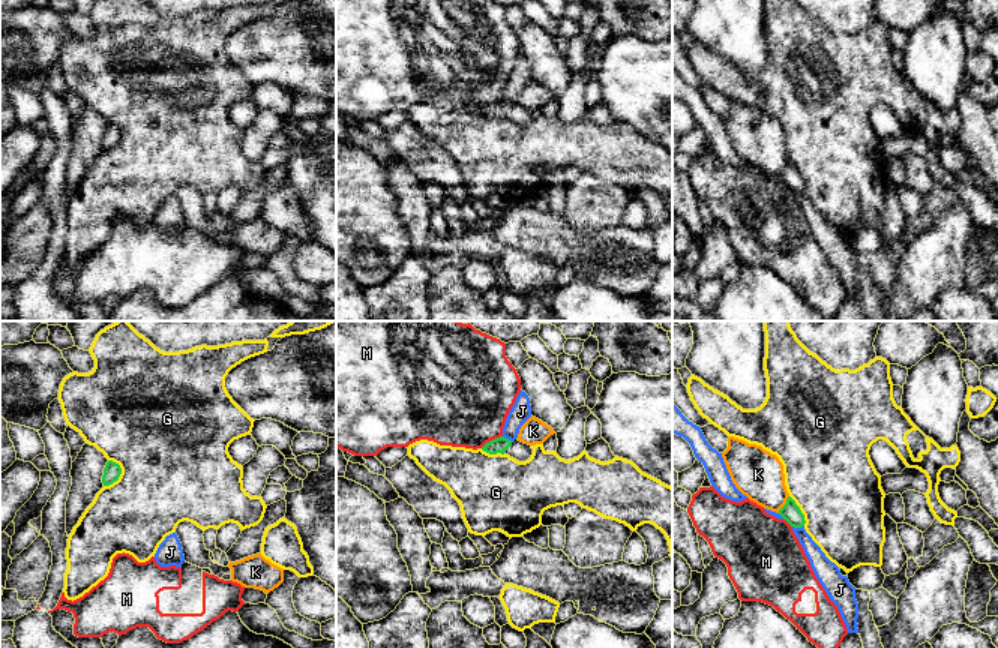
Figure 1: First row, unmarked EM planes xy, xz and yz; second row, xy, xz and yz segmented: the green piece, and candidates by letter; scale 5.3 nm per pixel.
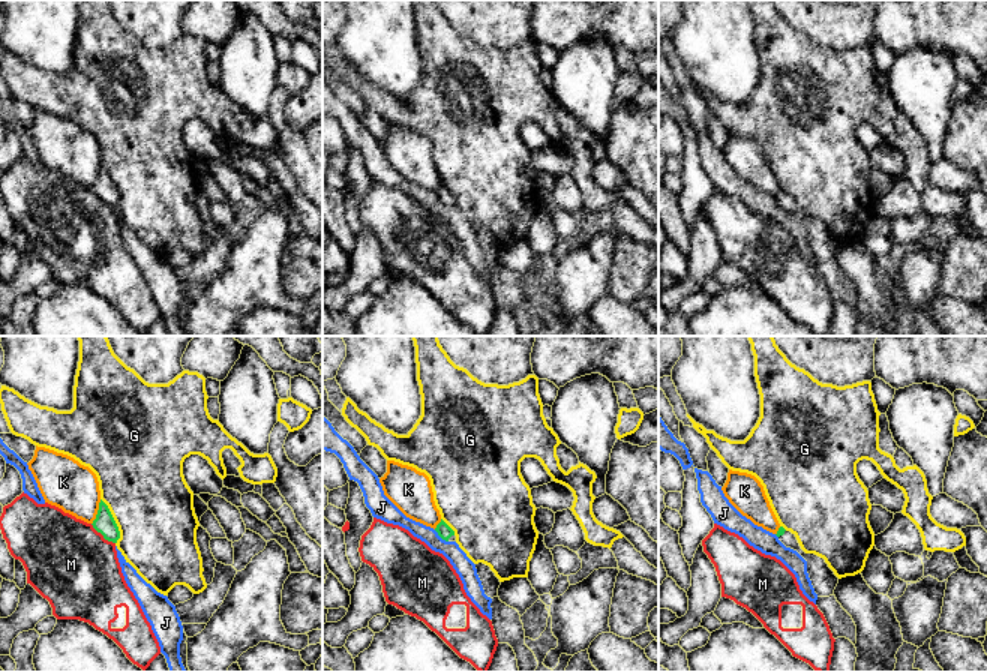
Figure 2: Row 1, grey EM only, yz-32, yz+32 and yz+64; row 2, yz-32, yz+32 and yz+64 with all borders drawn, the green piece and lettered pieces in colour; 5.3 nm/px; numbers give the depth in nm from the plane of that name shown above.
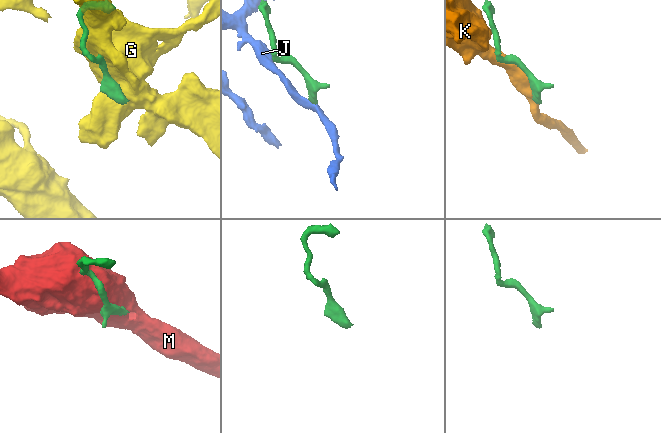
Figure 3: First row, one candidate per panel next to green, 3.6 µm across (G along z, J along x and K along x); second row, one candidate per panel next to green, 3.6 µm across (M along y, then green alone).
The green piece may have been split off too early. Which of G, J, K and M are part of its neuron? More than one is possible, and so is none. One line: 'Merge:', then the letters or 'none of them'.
Merge: none of them

